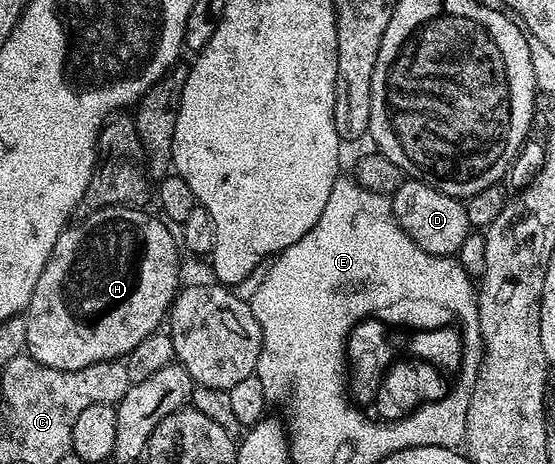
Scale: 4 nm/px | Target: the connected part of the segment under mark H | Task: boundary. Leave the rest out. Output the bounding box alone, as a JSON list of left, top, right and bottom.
[26,207,182,371]

